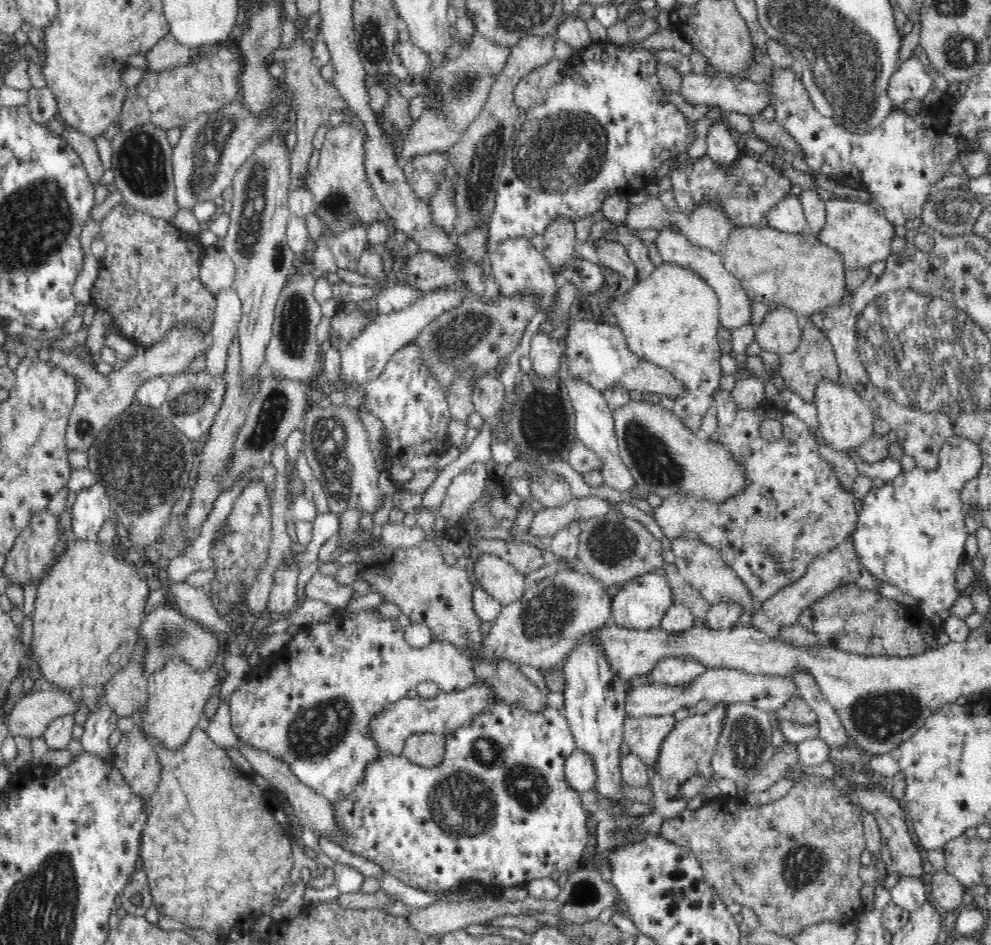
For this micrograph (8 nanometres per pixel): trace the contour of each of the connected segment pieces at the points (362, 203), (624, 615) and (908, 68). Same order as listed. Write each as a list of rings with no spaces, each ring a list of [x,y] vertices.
[[[348,121],[330,127],[317,152],[320,155],[318,165],[307,180],[314,195],[312,215],[321,222],[323,232],[330,234],[331,238],[352,230],[356,222],[361,226],[370,226],[383,215],[382,205],[365,171],[364,142],[363,136]]]
[[[660,571],[634,577],[614,594],[612,601],[613,614],[611,623],[622,628],[636,630],[648,630],[660,627],[662,618],[676,604],[669,578],[666,573],[664,574]]]
[[[912,56],[901,62],[897,72],[890,78],[888,95],[892,97],[892,104],[899,108],[906,100],[922,100],[936,90],[936,82],[932,72],[924,62]]]

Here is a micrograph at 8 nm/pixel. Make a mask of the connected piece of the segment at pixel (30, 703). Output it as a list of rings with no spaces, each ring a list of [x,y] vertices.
[[[60,690],[37,691],[20,698],[14,706],[6,705],[8,714],[4,717],[4,724],[8,735],[13,738],[40,737],[49,722],[64,713],[75,714],[80,708],[77,694],[69,694]]]

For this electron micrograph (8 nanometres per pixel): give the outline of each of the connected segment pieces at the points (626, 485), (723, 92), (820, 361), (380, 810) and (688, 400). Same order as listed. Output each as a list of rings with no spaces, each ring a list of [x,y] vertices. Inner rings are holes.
[[[569,376],[566,382],[566,394],[572,405],[575,418],[575,434],[586,446],[594,449],[603,459],[605,470],[602,471],[602,481],[618,490],[619,492],[627,492],[634,482],[630,472],[622,465],[622,459],[618,452],[616,435],[614,432],[614,419],[612,418],[611,408],[607,406],[604,396],[596,388],[593,388],[588,382],[580,377]]]
[[[693,72],[684,75],[682,78],[682,90],[680,94],[684,96],[686,102],[693,106],[699,104],[718,105],[732,113],[742,113],[747,115],[760,115],[762,110],[768,106],[767,90],[765,85],[749,81],[748,79],[732,78],[723,74],[714,77],[705,74],[694,74]]]
[[[805,319],[801,324],[802,339],[800,345],[794,352],[780,356],[781,376],[784,379],[784,386],[790,388],[792,393],[798,394],[805,400],[813,401],[818,384],[826,379],[839,382],[839,365],[835,358],[835,351],[830,340],[816,323]]]
[[[501,701],[494,704],[490,710],[486,710],[484,714],[478,714],[478,718],[474,718],[468,726],[462,726],[462,728],[446,734],[445,739],[444,760],[434,768],[422,768],[406,760],[403,755],[393,756],[389,753],[384,754],[377,762],[370,762],[370,765],[366,767],[364,780],[354,788],[350,797],[346,798],[346,801],[334,804],[337,818],[343,826],[349,828],[349,838],[328,837],[326,839],[335,842],[344,850],[364,855],[371,862],[379,864],[388,874],[393,874],[399,880],[403,880],[405,884],[427,892],[438,887],[442,887],[442,889],[456,887],[458,889],[459,885],[467,883],[468,885],[476,883],[485,888],[488,886],[494,888],[496,882],[498,882],[498,890],[500,890],[500,886],[508,888],[526,885],[532,880],[550,877],[553,872],[570,871],[578,864],[587,845],[588,832],[580,793],[574,792],[563,778],[566,757],[575,750],[575,740],[564,714],[550,707],[544,708],[542,712],[531,712],[531,710],[508,706]]]
[[[663,261],[659,266],[654,267],[648,278],[635,282],[622,298],[611,300],[610,312],[625,332],[630,350],[641,358],[673,372],[673,375],[687,384],[685,396],[674,402],[672,411],[681,418],[687,428],[695,434],[700,434],[700,422],[714,401],[714,393],[720,387],[720,376],[722,376],[719,302],[714,287],[710,286],[710,283],[704,277],[700,277],[694,269]]]

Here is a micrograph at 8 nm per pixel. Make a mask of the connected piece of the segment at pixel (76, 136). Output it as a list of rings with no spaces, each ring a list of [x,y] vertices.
[[[70,126],[66,127],[66,131],[62,134],[62,137],[78,153],[81,162],[84,163],[87,170],[89,179],[94,184],[100,182],[100,177],[104,176],[104,166],[102,166],[102,160],[100,160],[100,156],[98,155],[96,143],[89,136],[78,133],[77,130],[70,128]]]

